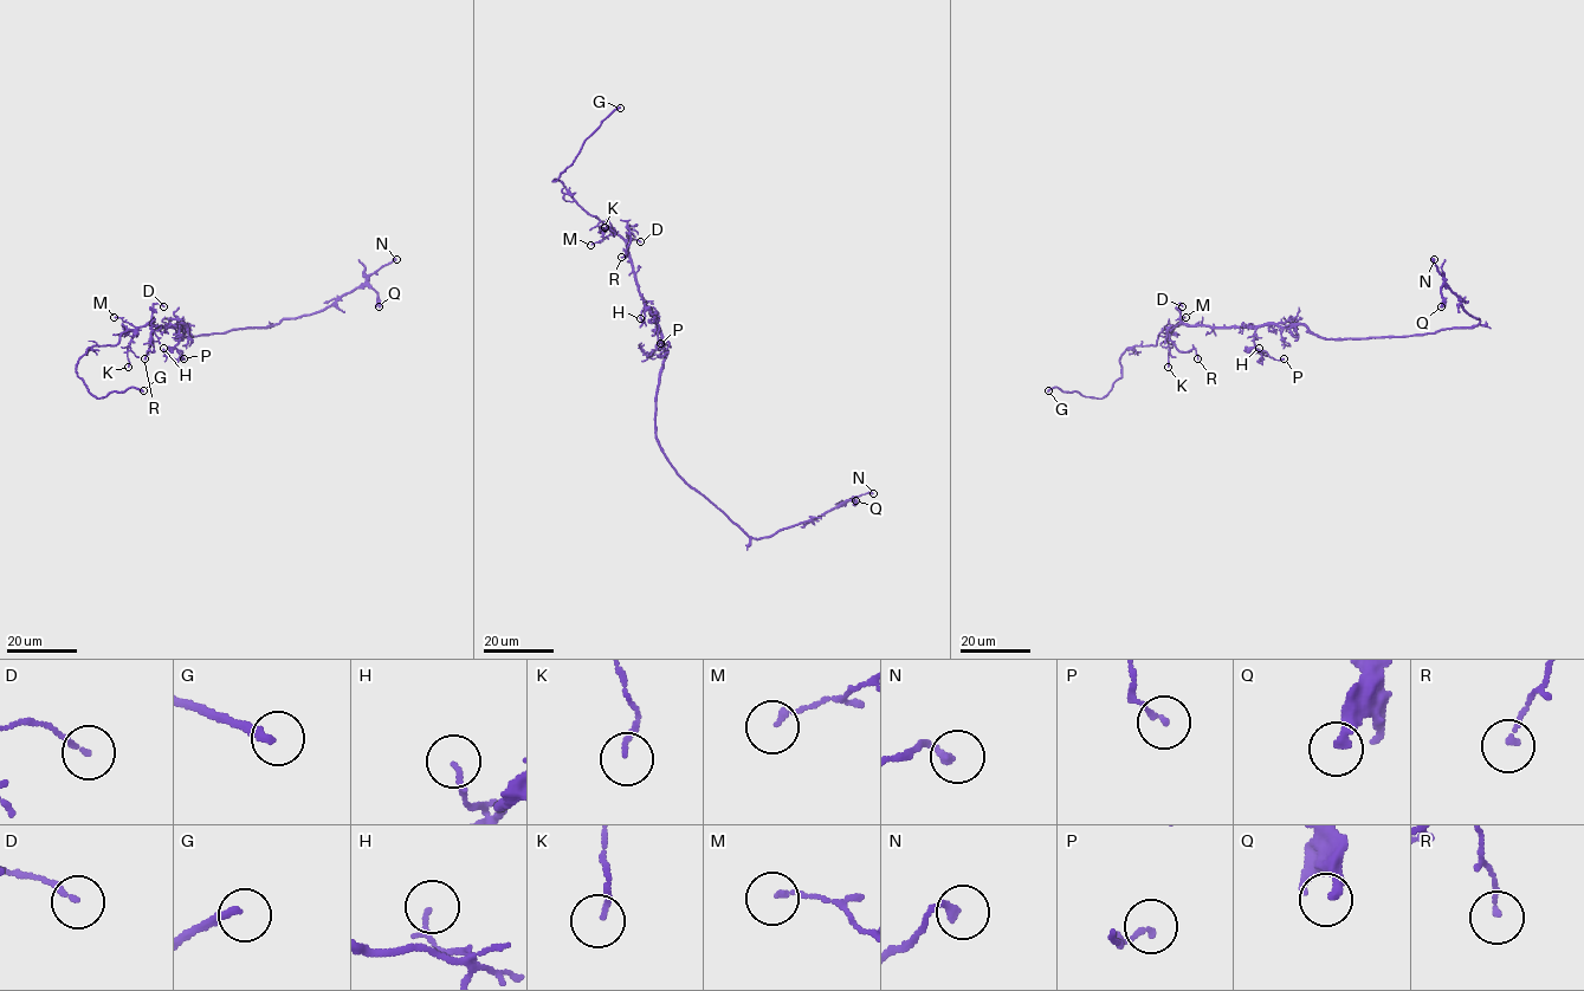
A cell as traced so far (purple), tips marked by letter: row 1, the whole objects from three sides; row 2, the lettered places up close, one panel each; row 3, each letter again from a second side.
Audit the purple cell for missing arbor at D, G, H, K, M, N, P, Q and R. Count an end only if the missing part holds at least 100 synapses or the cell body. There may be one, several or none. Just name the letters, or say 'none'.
G

